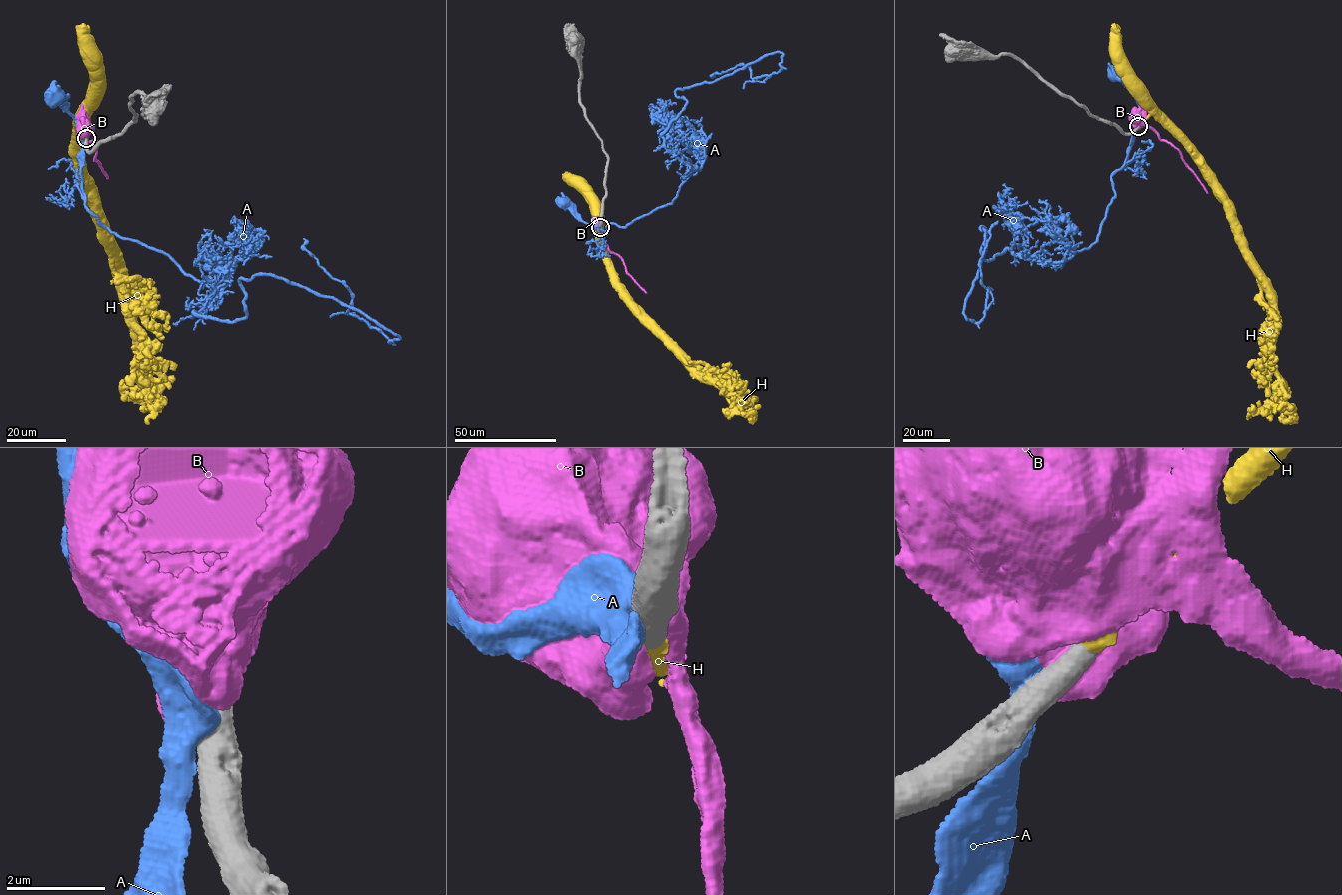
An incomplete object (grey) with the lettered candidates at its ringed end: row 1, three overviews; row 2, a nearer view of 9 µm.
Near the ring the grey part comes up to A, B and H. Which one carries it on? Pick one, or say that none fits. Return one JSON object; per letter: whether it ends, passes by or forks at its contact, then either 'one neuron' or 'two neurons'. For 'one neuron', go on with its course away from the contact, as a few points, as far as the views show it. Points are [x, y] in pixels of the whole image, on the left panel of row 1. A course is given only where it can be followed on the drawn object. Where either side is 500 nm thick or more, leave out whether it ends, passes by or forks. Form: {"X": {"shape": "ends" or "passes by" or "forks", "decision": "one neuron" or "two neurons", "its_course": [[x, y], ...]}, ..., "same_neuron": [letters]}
{"A": {"decision": "two neurons"}, "B": {"decision": "two neurons"}, "H": {"decision": "one neuron", "its_course": [[85, 138], [87, 116], [76, 148], [80, 175]]}, "same_neuron": ["H"]}

